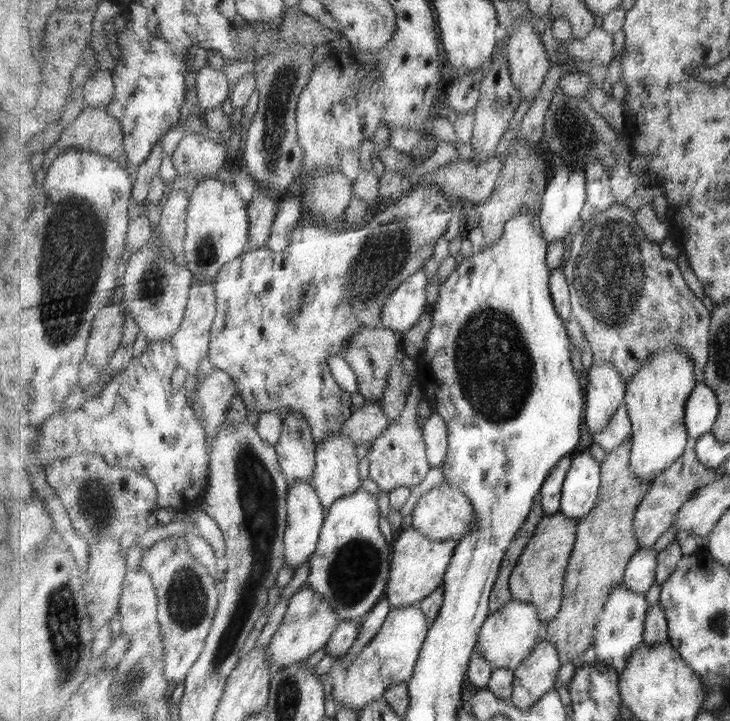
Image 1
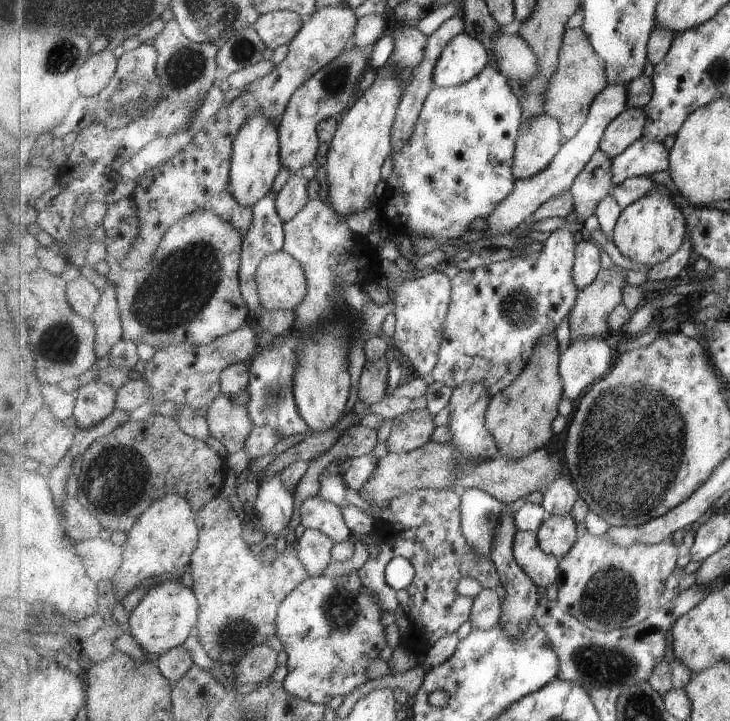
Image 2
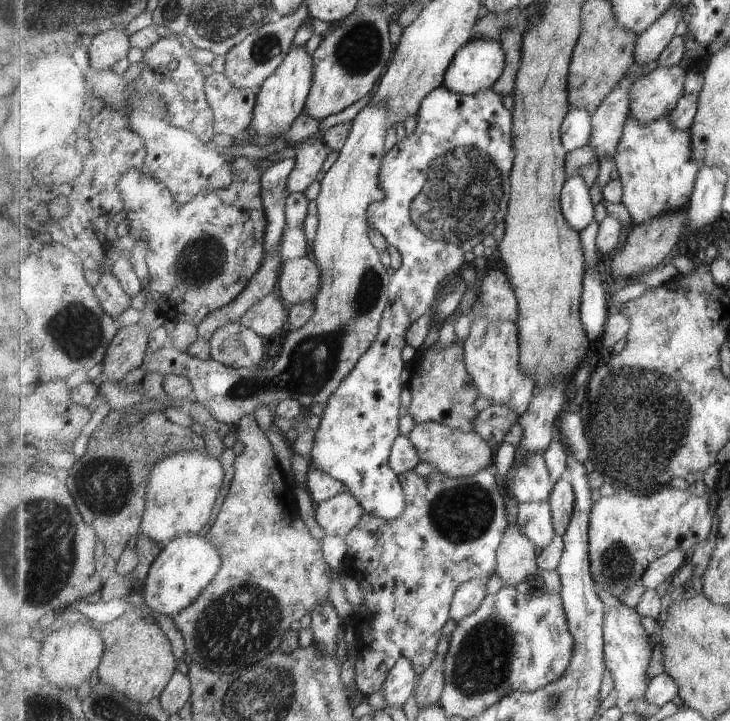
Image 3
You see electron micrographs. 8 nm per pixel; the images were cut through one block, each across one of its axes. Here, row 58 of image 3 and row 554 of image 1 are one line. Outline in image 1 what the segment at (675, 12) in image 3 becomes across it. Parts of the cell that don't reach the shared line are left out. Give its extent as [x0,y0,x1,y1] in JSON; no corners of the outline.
[623,549,658,594]

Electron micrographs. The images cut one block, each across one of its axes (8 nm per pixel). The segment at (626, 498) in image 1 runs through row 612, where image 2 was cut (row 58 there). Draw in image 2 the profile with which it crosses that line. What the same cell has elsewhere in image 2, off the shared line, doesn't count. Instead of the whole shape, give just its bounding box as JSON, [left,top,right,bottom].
[544,27,608,139]

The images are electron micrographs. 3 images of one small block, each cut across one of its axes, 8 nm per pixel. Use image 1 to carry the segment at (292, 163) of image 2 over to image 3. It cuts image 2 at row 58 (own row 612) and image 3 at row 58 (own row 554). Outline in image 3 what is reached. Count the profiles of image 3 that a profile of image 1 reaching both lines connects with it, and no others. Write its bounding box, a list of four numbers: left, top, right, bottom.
[305,5,395,121]

